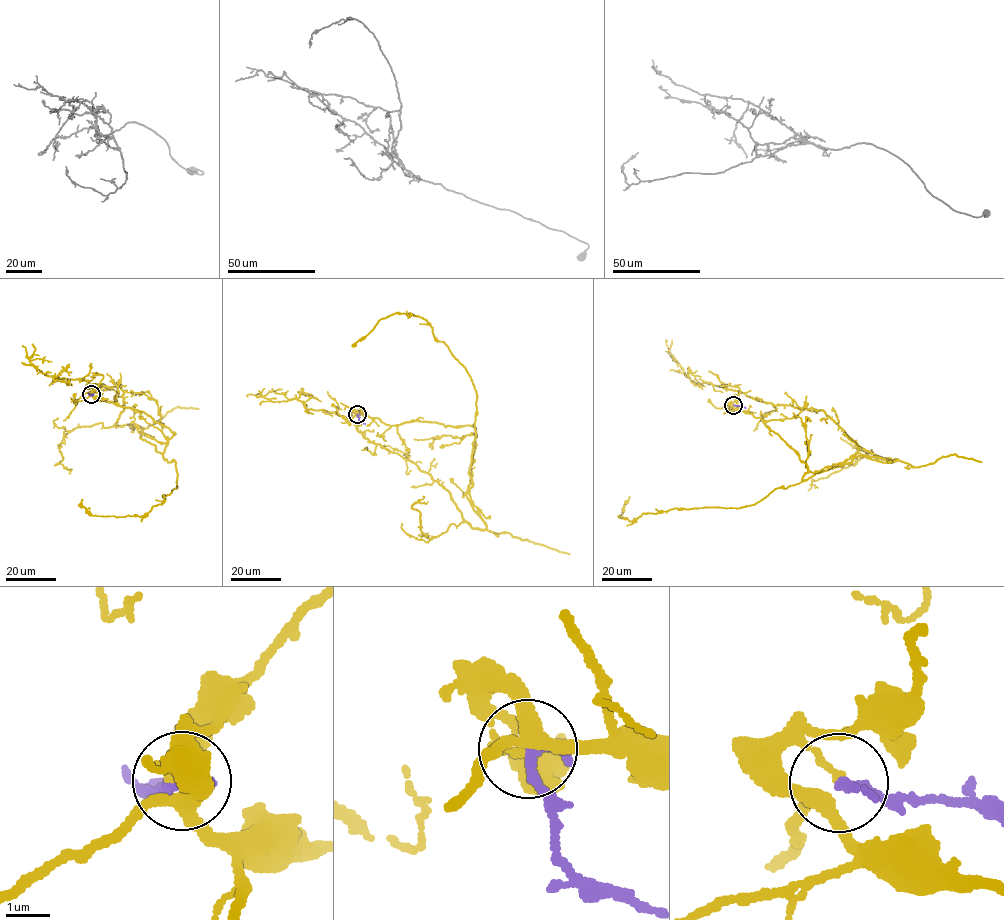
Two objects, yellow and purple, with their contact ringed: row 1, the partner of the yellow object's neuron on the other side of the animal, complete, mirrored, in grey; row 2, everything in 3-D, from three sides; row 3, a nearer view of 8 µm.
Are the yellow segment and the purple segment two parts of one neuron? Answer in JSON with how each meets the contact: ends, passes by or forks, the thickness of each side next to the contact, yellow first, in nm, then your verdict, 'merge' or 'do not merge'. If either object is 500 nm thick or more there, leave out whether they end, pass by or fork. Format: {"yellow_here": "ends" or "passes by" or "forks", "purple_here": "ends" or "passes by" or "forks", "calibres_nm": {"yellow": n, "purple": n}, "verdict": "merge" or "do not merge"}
{"yellow_here": "ends", "purple_here": "ends", "calibres_nm": {"yellow": 150, "purple": 240}, "verdict": "do not merge"}

